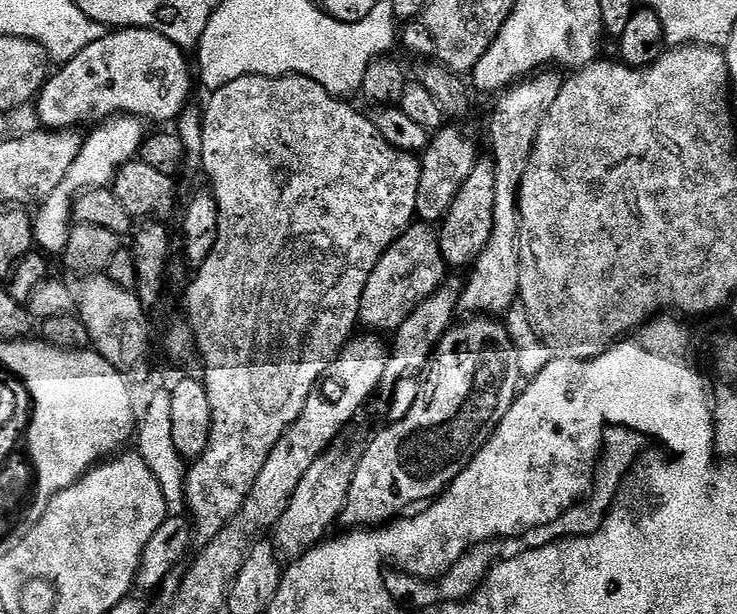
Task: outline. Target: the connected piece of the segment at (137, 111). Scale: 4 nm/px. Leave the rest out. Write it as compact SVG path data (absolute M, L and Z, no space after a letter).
M121 28L112 30L105 34L101 40L94 42L94 46L86 46L86 50L82 50L82 54L78 54L78 58L74 58L70 62L60 64L55 69L54 74L49 75L48 80L44 83L43 90L40 91L38 99L35 101L34 109L40 115L40 120L45 129L48 130L76 130L81 126L79 124L88 124L87 126L96 126L101 122L112 119L113 116L127 114L129 116L138 116L145 121L151 120L172 120L184 115L189 107L188 99L192 96L192 76L188 73L188 60L185 49L179 48L174 42L170 42L170 38L166 38L161 32L155 32L153 28Z

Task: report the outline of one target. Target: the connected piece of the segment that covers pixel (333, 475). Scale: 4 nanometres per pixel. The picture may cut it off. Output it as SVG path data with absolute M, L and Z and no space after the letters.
M333 446L306 472L306 478L302 478L302 482L298 484L298 490L294 492L286 514L274 529L274 534L280 542L279 551L285 557L288 555L293 556L290 558L299 558L316 545L324 543L329 535L328 527L332 523L335 525L344 513L348 492L356 474L356 463L357 461L348 457L340 446Z

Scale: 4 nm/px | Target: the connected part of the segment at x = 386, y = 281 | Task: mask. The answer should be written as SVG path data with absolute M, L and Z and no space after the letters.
M424 222L413 223L412 227L388 249L380 262L362 298L360 320L368 323L372 330L390 328L397 330L420 304L426 302L445 283L444 275L450 272L450 265L444 261L440 249L437 229Z

